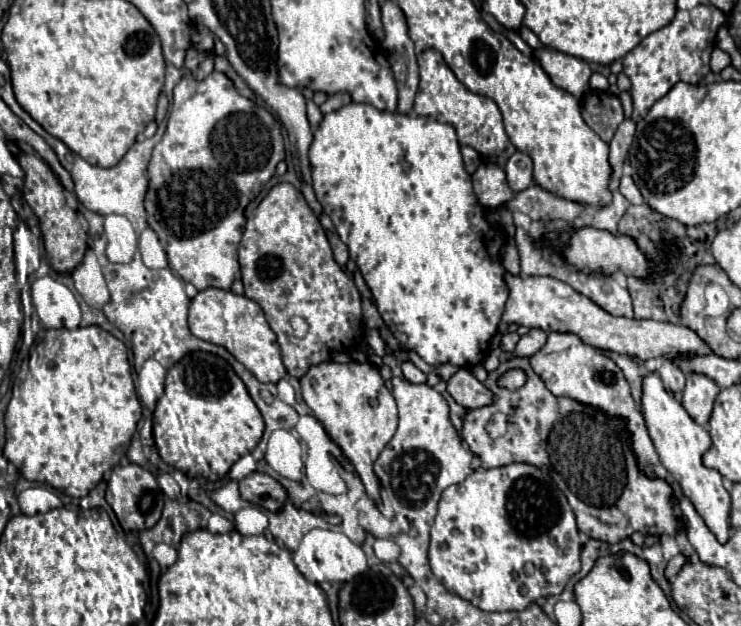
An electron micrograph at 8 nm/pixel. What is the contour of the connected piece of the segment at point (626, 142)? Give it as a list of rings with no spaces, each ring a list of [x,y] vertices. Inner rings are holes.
[[[625,119],[625,121],[617,127],[613,139],[609,141],[609,147],[611,147],[611,151],[609,151],[609,163],[611,163],[611,167],[613,167],[611,189],[615,189],[615,187],[619,185],[621,165],[623,165],[623,161],[625,161],[625,157],[627,157],[627,151],[629,151],[629,145],[631,145],[631,141],[633,141],[633,135],[635,135],[635,123],[633,123],[631,119]]]

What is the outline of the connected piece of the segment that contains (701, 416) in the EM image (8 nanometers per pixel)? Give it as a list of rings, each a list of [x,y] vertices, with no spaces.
[[[697,373],[687,375],[687,387],[683,389],[681,405],[685,407],[685,411],[691,415],[695,423],[707,425],[717,393],[719,393],[719,387],[709,377],[697,375]]]

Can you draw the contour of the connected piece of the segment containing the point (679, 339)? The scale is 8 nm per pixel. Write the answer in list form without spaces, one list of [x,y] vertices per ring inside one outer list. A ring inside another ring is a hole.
[[[505,273],[505,281],[509,287],[509,299],[505,305],[503,321],[507,325],[525,325],[539,327],[543,331],[571,331],[581,337],[583,343],[593,345],[601,351],[615,351],[631,357],[641,357],[643,361],[649,357],[665,357],[673,359],[677,353],[681,355],[709,355],[711,349],[687,327],[661,323],[661,321],[639,321],[627,317],[613,317],[593,303],[589,297],[575,291],[571,285],[553,279],[553,277],[533,277],[533,275],[511,275]]]

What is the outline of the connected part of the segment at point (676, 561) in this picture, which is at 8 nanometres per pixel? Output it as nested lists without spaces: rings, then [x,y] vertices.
[[[675,555],[675,557],[671,557],[671,559],[667,561],[667,567],[665,567],[665,577],[673,583],[675,575],[679,573],[679,569],[681,569],[685,563],[687,563],[687,557],[685,557],[685,555]]]

